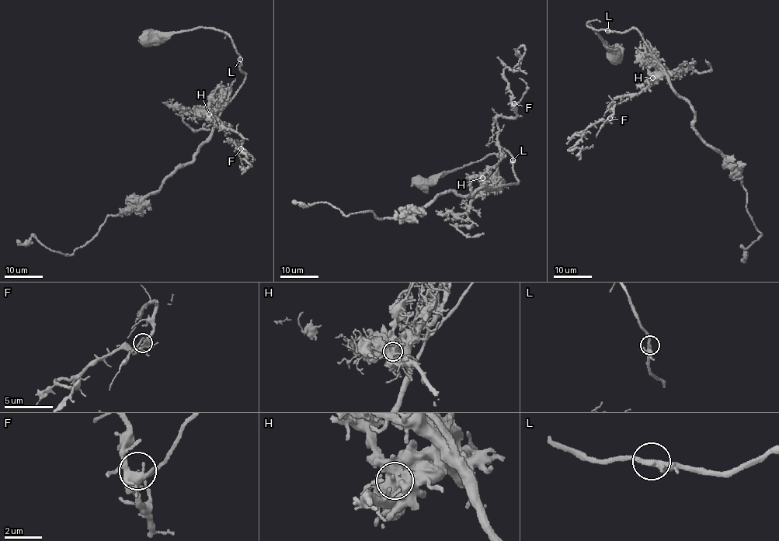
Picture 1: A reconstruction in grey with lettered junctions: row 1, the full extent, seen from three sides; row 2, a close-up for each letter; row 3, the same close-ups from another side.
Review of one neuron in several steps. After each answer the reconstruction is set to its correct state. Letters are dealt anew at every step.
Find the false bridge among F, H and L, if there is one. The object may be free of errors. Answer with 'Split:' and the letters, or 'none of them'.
Split: H

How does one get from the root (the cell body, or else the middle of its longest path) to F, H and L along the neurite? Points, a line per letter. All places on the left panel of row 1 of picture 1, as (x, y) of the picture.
F: (147, 38), (199, 27), (228, 35), (246, 78), (210, 119), (237, 131), (241, 148)
H: (147, 38), (199, 27), (215, 29), (228, 35), (246, 78), (229, 101), (218, 105), (208, 114)
L: (147, 38), (199, 27), (215, 29), (228, 35), (241, 59)

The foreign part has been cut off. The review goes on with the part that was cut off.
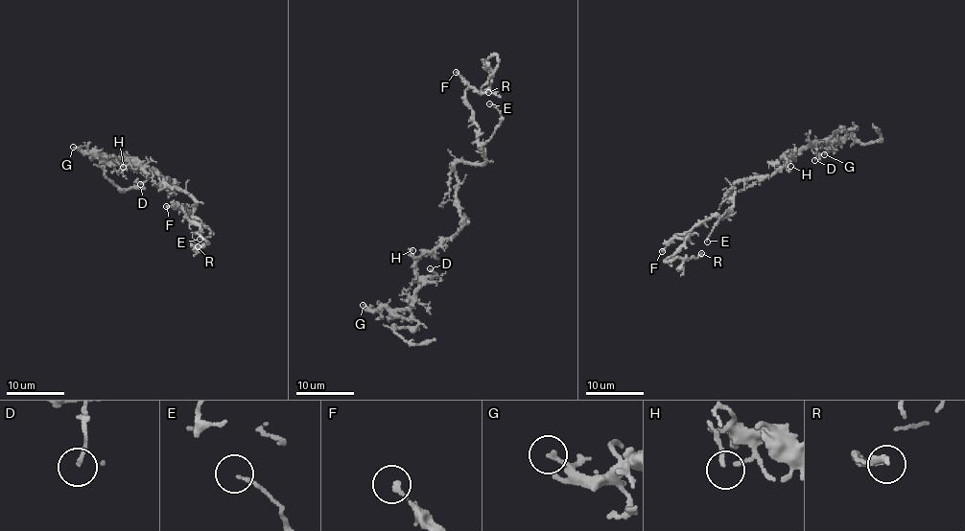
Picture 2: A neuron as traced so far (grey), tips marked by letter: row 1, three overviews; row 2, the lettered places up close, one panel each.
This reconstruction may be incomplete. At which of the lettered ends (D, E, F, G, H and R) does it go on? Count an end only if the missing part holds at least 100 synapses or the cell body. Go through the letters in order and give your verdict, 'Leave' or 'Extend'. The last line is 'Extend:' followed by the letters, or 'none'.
D: Leave
E: Leave
F: Leave
G: Leave
H: Leave
R: Leave
Extend: none

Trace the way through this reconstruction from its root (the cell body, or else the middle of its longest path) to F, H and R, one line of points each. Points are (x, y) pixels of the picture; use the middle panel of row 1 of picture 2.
F: (458, 183), (457, 163), (482, 163), (485, 156), (465, 98), (469, 86), (456, 72)
H: (458, 183), (457, 206), (462, 219), (458, 233), (441, 240), (429, 252), (416, 257), (410, 252), (412, 250)
R: (458, 183), (457, 163), (485, 161), (466, 90), (487, 88), (494, 55), (498, 64), (481, 89), (488, 92)

